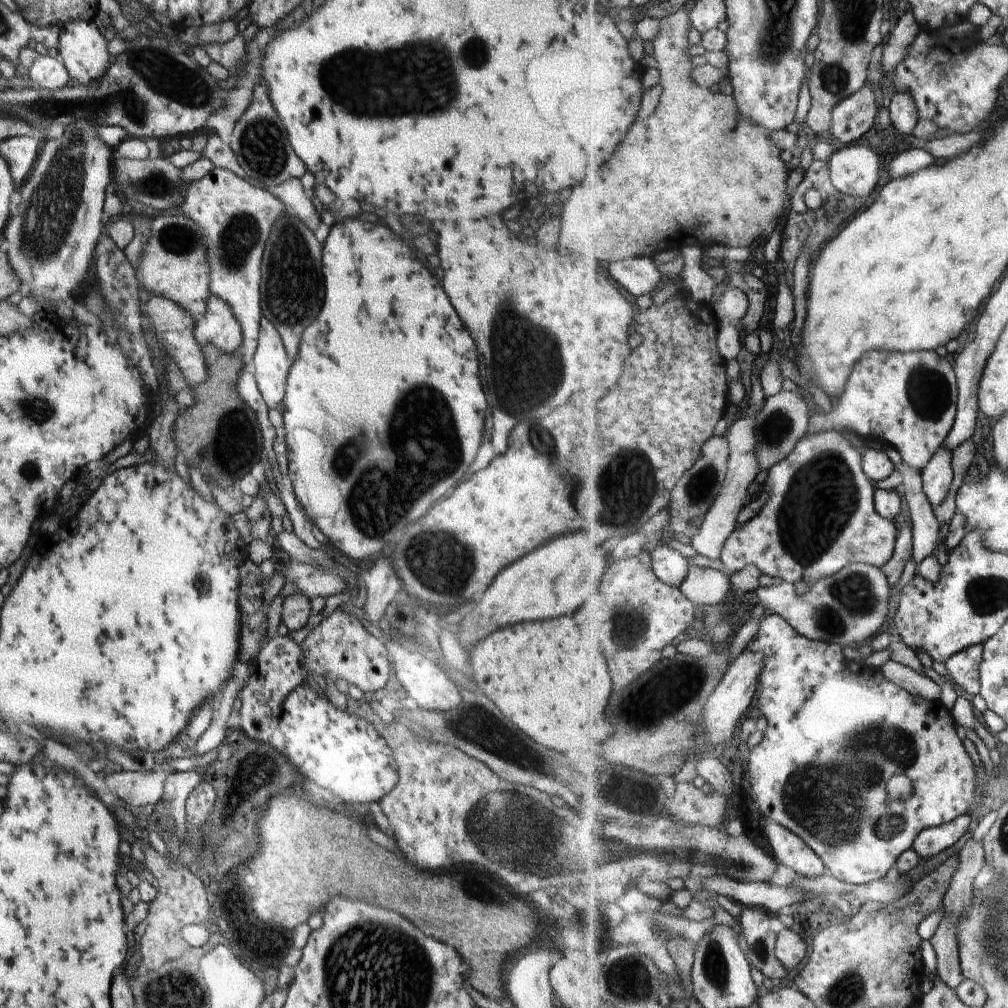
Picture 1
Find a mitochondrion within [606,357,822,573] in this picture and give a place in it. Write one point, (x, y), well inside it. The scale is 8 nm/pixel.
(774, 428)

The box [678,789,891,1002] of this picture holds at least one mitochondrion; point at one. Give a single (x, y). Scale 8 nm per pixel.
(714, 966)

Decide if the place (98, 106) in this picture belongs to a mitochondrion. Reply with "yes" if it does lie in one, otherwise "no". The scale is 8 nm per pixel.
yes

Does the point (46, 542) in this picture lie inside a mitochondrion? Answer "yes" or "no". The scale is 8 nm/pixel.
no

